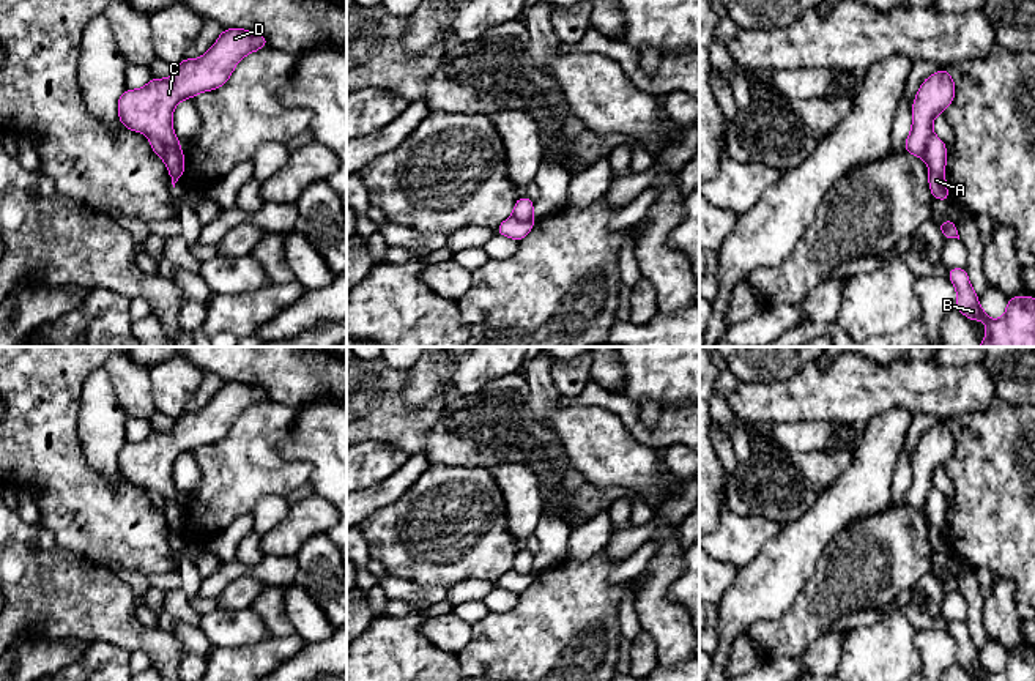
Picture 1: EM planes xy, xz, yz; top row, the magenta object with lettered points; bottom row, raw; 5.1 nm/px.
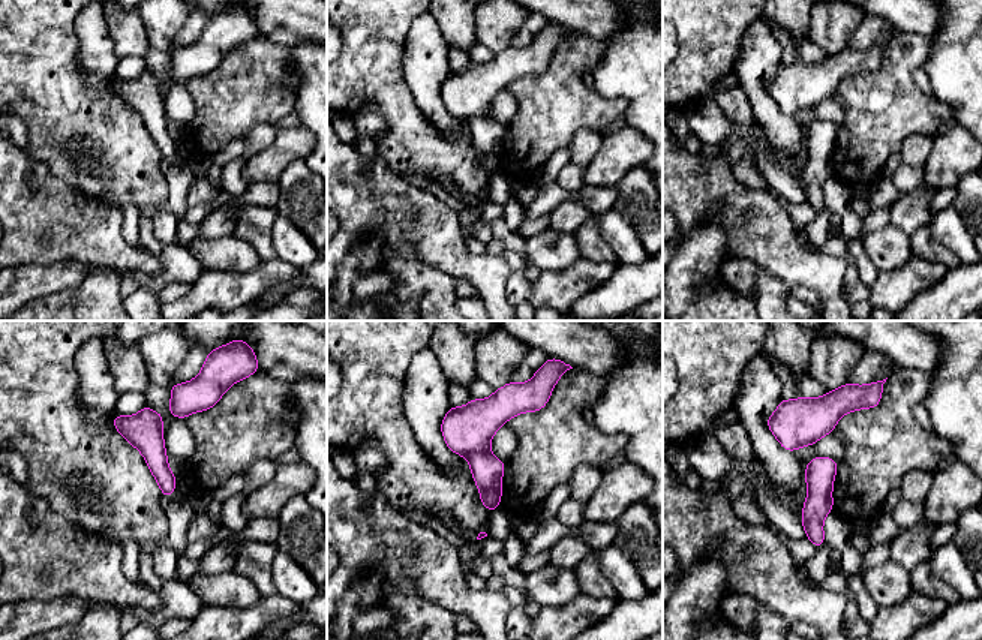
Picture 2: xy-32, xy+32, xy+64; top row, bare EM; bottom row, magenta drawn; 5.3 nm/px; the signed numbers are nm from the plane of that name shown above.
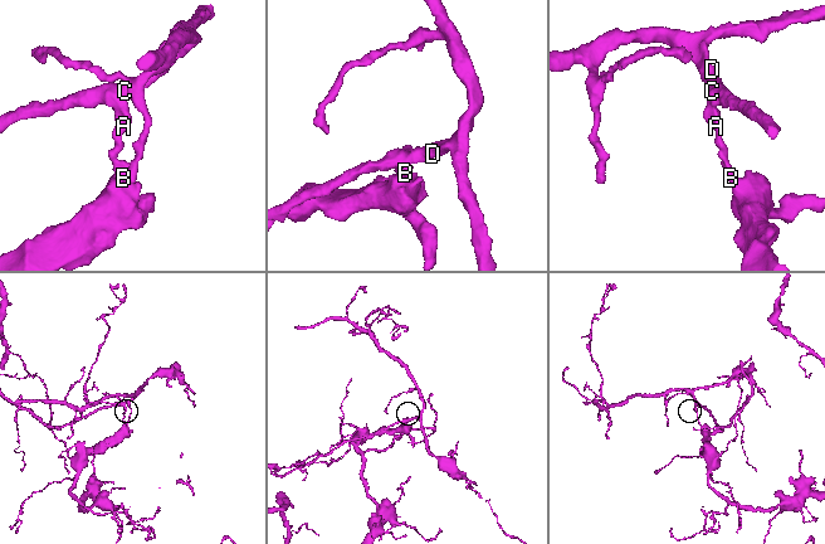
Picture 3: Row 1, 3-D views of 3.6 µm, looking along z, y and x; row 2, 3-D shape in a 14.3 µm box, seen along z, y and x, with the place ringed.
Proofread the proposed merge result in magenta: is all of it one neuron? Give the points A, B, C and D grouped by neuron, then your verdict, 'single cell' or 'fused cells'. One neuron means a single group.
A B / C D | fused cells

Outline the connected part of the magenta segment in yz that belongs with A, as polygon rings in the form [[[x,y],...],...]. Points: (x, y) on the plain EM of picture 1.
[[[933,487],[925,498],[925,511],[929,523],[928,538],[933,552],[950,555],[950,549],[945,538],[947,508],[947,498],[937,489]]]

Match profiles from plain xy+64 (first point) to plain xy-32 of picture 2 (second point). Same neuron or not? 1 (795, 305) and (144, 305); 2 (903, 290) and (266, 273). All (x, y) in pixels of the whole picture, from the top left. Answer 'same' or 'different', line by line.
1: same
2: same

